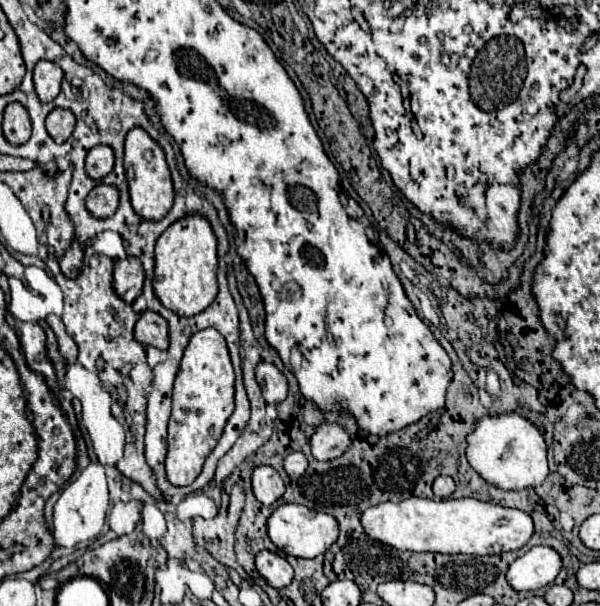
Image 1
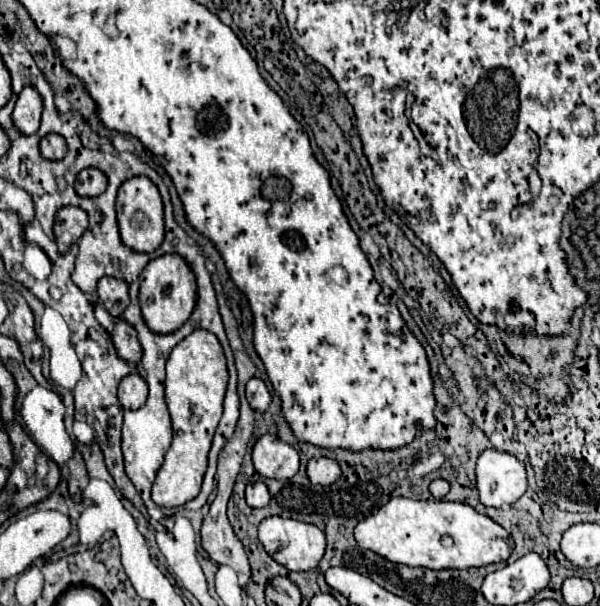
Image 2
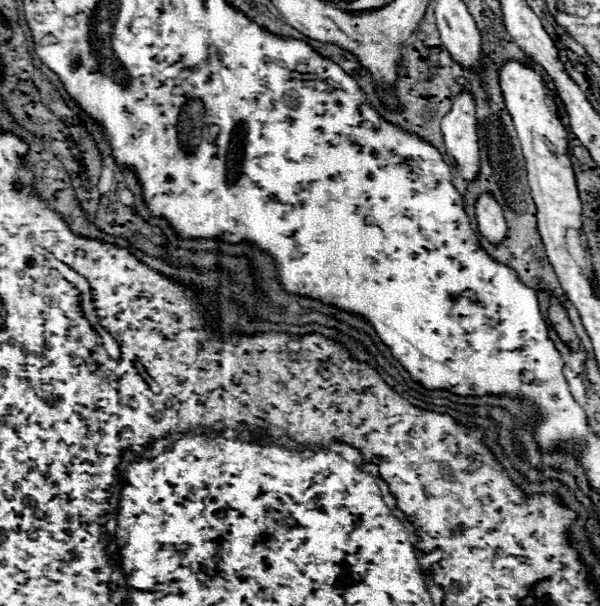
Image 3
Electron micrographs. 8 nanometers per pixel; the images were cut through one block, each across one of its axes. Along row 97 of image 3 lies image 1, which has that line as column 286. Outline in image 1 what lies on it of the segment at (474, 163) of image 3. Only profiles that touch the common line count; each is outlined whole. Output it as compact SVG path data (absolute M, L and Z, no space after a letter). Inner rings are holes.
M290 452L284 458L284 470L290 478L300 478L306 472L306 466L308 466L308 460L302 452Z

